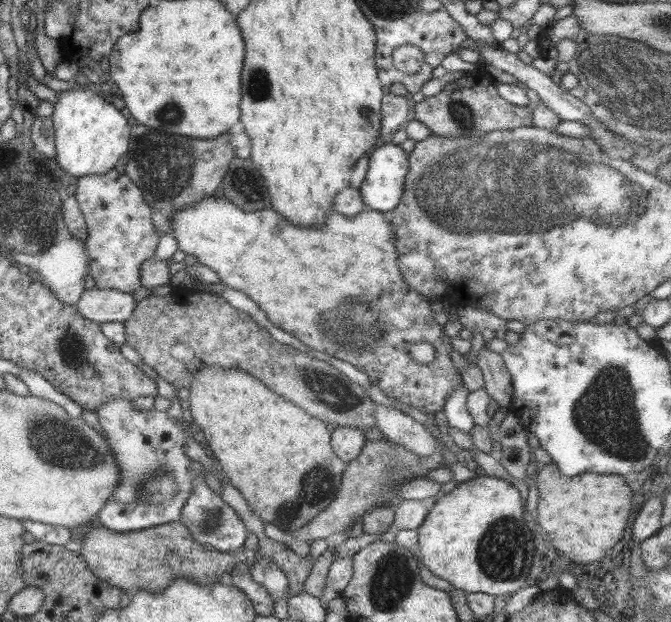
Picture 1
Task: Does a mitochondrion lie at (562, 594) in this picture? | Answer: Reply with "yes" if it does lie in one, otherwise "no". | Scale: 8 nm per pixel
no

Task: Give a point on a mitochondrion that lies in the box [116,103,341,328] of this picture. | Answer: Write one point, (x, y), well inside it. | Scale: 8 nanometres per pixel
(165, 167)

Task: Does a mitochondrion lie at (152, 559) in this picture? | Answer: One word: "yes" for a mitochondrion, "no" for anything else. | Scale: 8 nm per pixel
no

